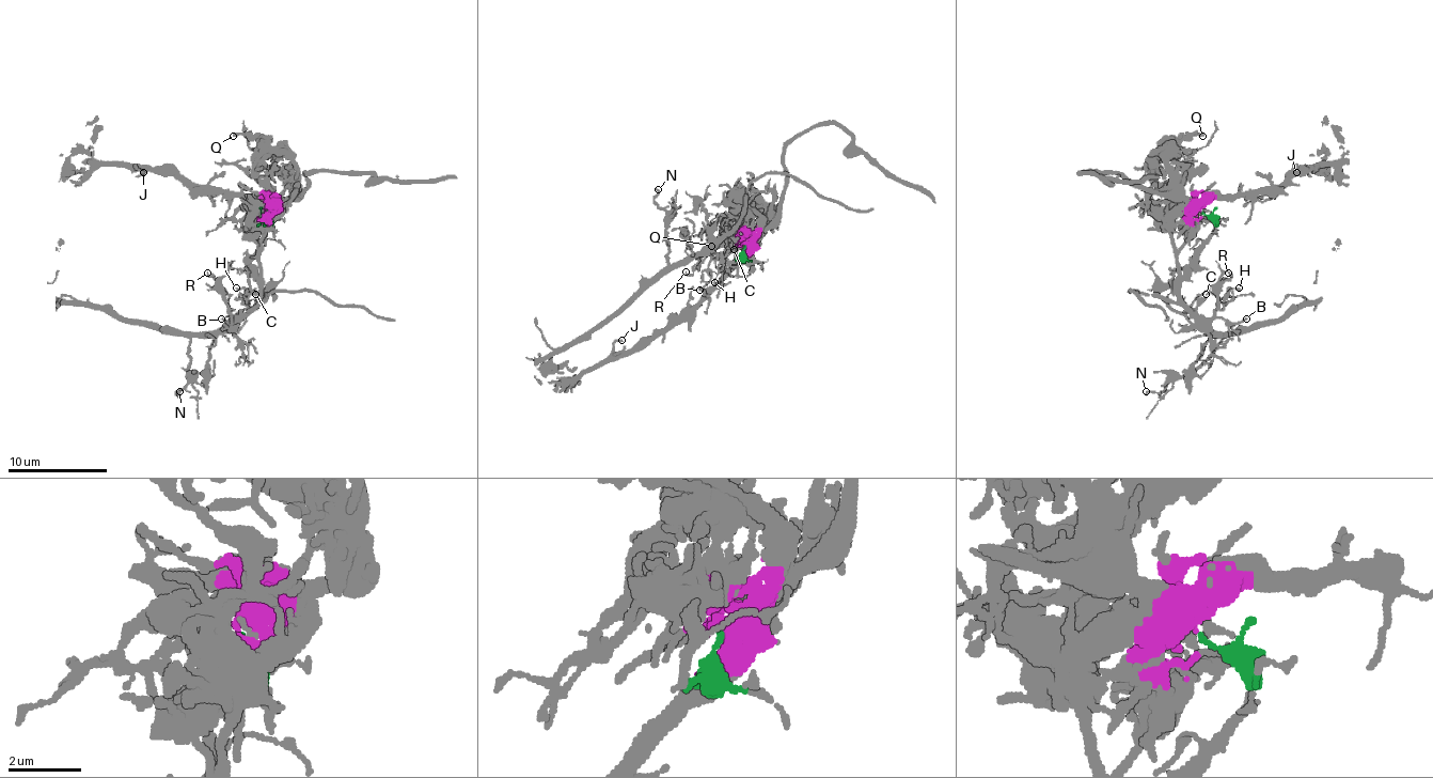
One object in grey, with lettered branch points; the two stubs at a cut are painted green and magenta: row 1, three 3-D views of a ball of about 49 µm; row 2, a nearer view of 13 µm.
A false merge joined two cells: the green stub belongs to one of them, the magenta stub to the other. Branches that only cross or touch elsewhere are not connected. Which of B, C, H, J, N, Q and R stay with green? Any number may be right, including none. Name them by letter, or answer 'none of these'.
B, C, H, N, R

